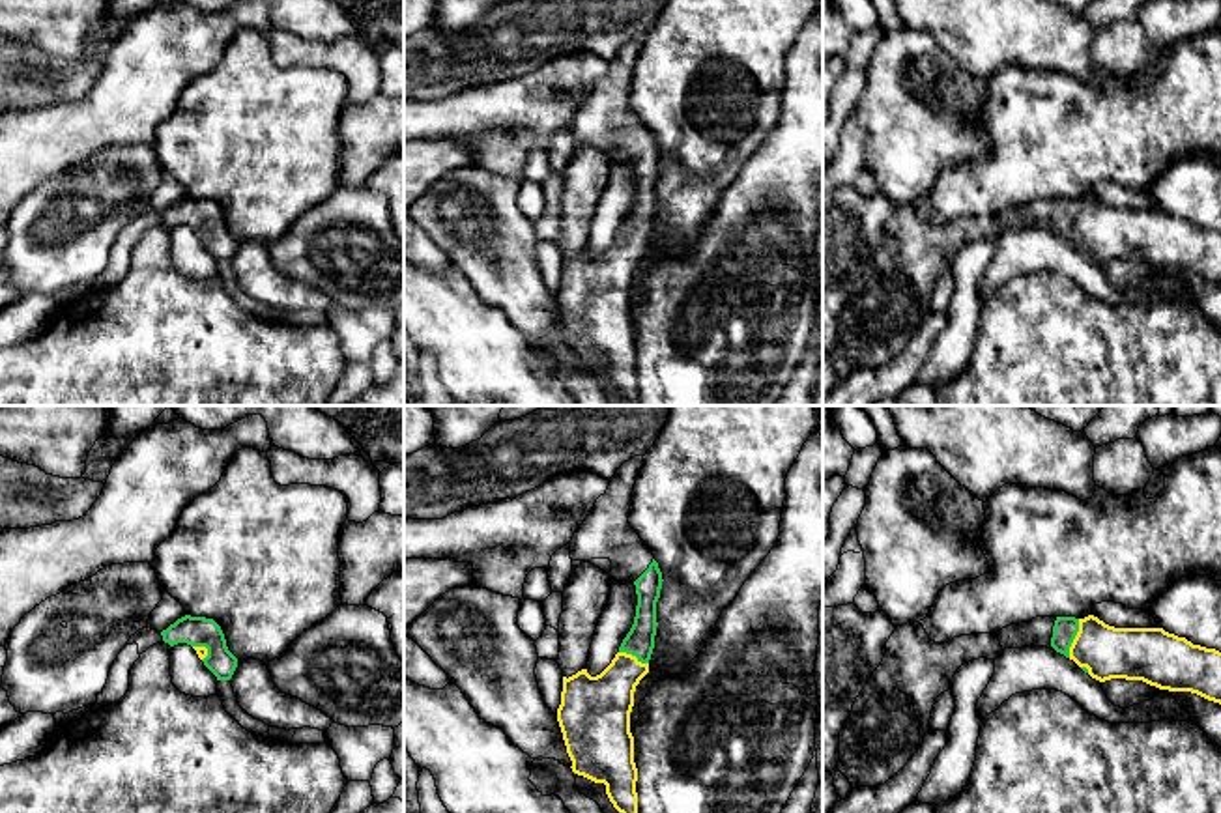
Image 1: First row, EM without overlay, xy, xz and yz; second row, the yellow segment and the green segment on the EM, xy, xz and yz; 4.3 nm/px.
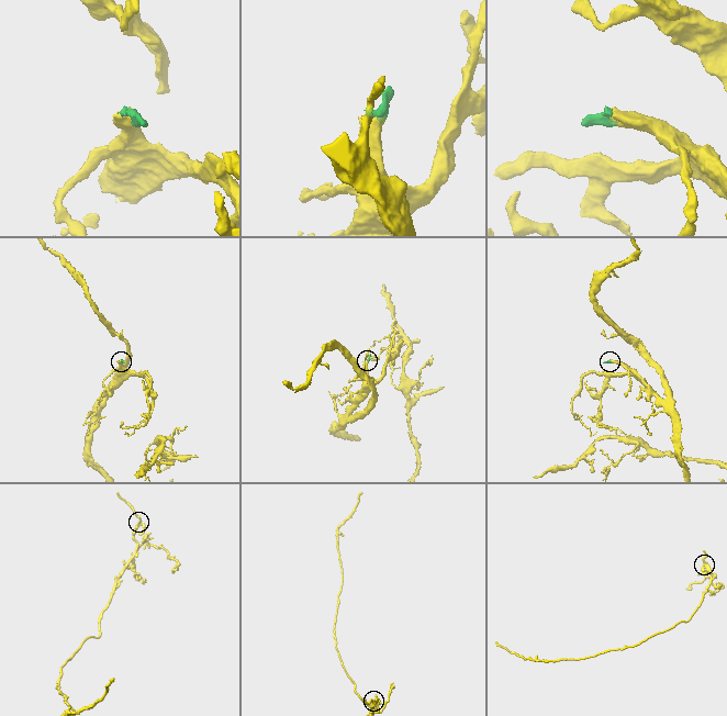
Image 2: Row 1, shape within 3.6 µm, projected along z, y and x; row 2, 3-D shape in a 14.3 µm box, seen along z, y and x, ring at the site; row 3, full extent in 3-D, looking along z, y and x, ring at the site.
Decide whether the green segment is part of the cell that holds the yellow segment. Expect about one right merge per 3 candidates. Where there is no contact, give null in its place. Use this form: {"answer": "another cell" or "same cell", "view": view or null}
{"answer": "same cell", "view": "yz"}

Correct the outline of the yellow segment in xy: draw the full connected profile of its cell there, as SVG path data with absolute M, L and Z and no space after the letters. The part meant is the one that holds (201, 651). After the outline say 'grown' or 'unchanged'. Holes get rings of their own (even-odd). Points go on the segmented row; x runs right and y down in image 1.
M185 615L163 630L161 635L170 647L191 645L217 680L232 678L237 658L228 650L224 634L213 619Z; grown

